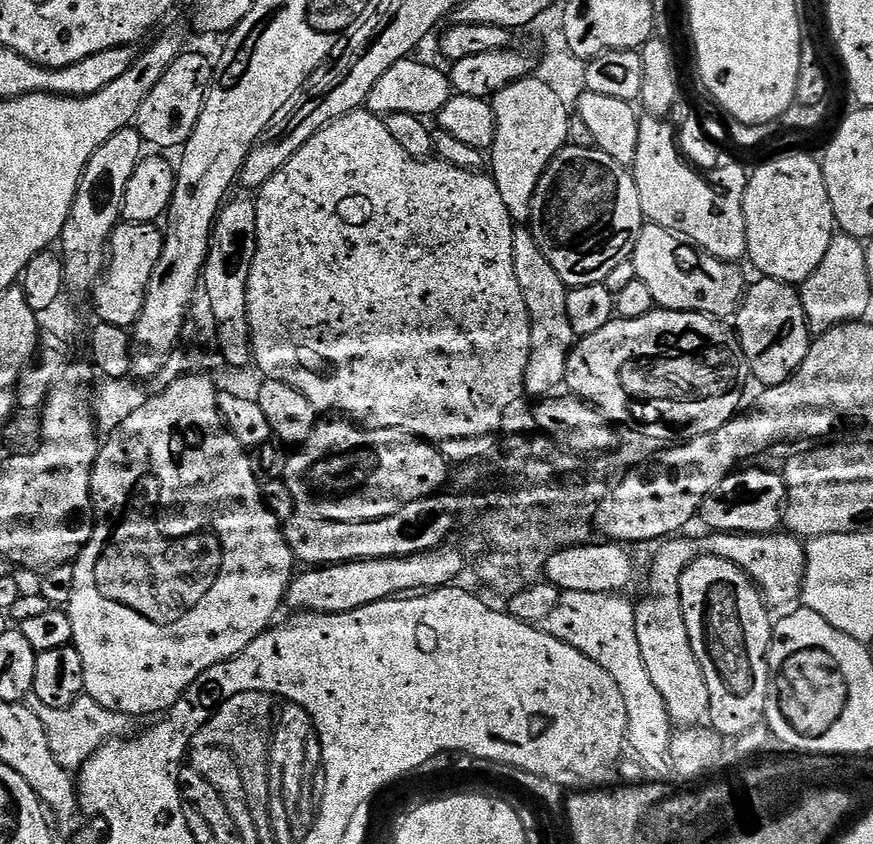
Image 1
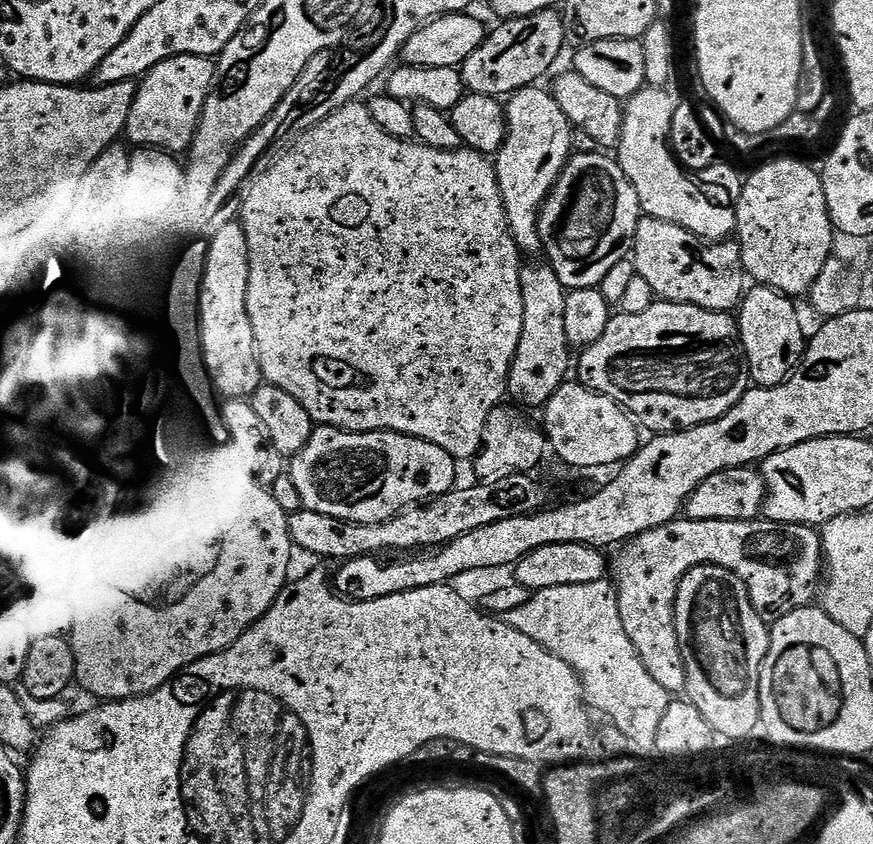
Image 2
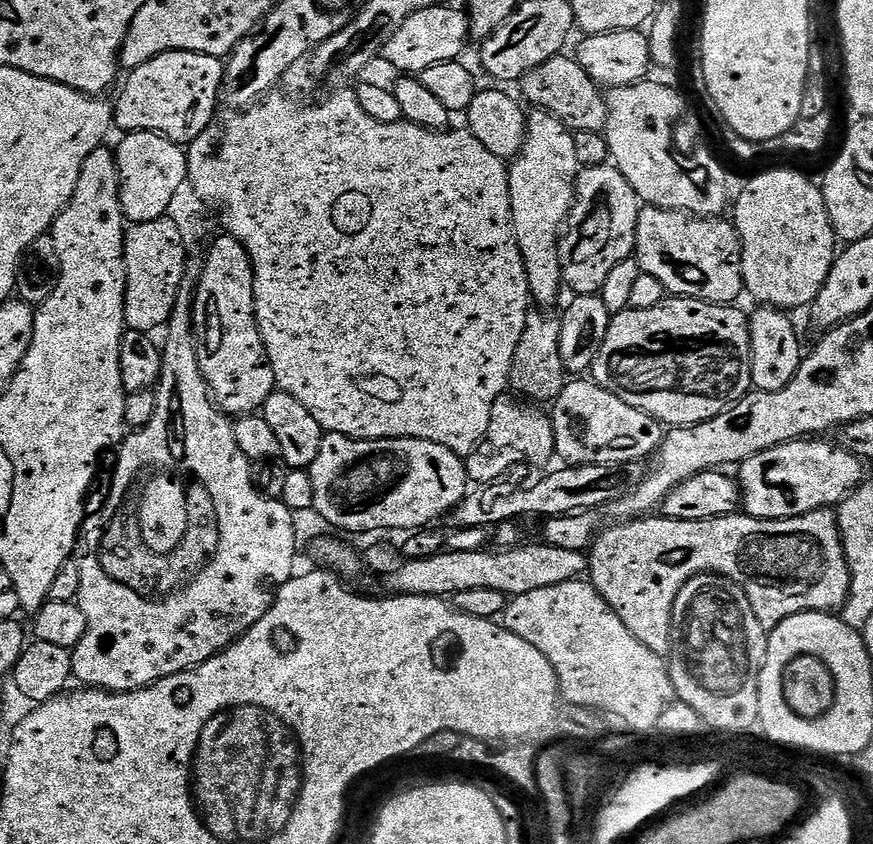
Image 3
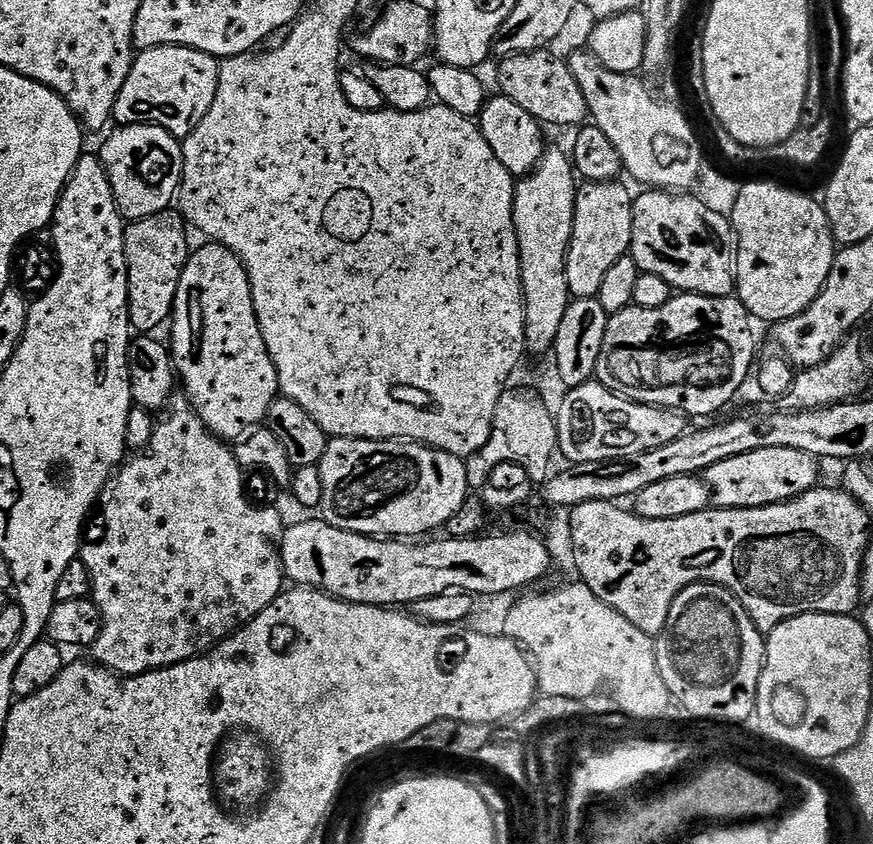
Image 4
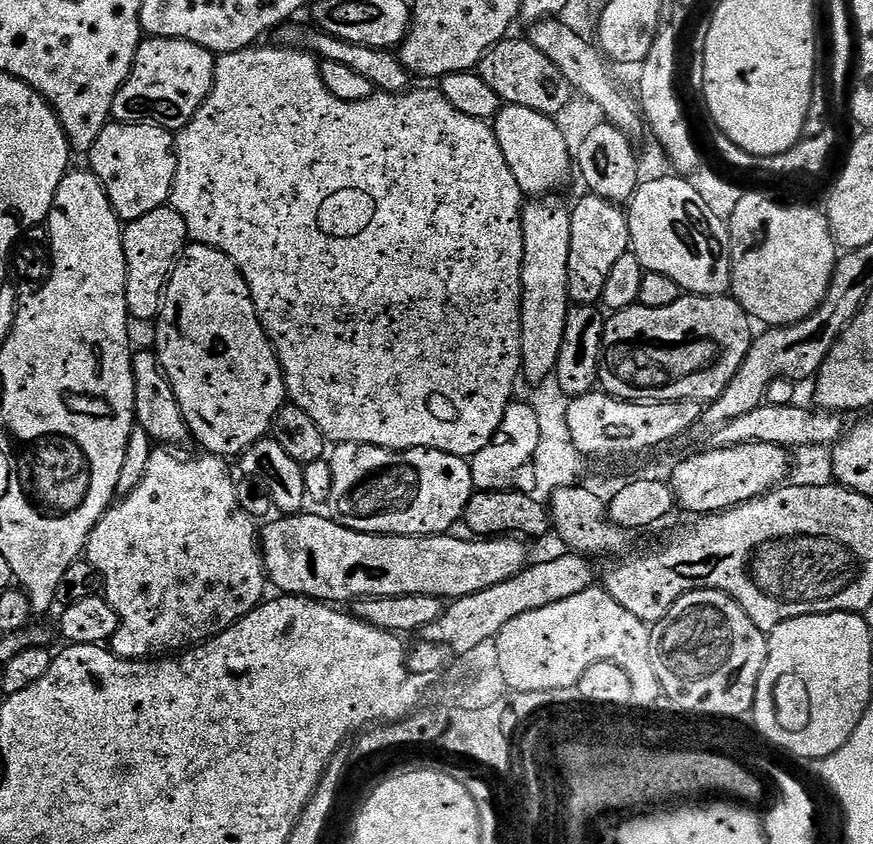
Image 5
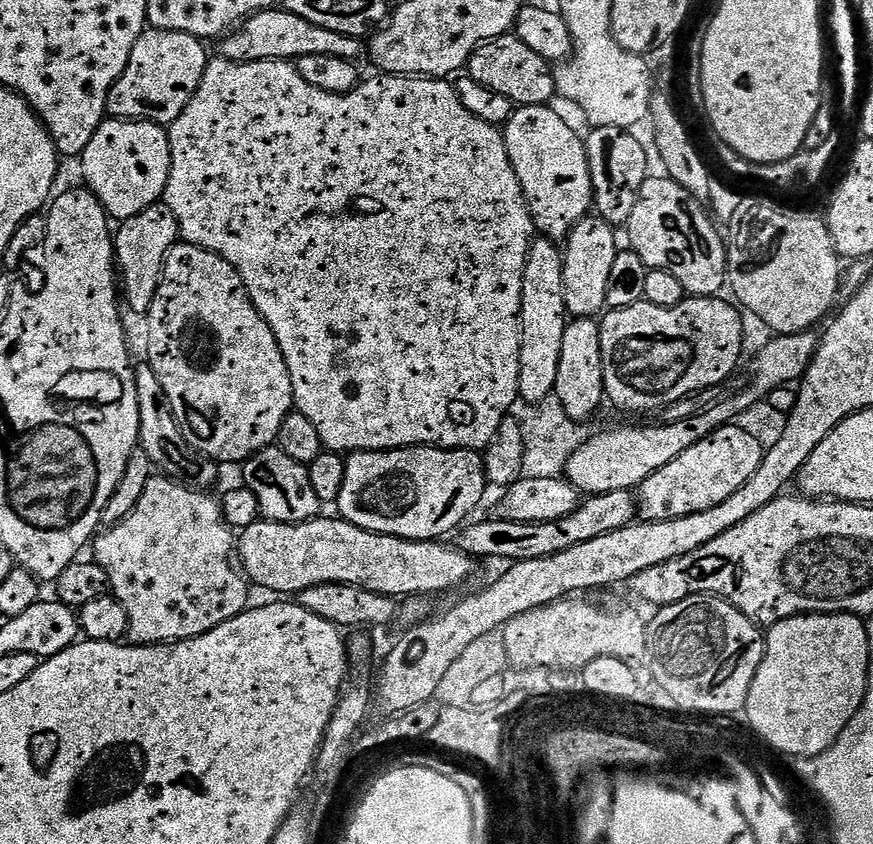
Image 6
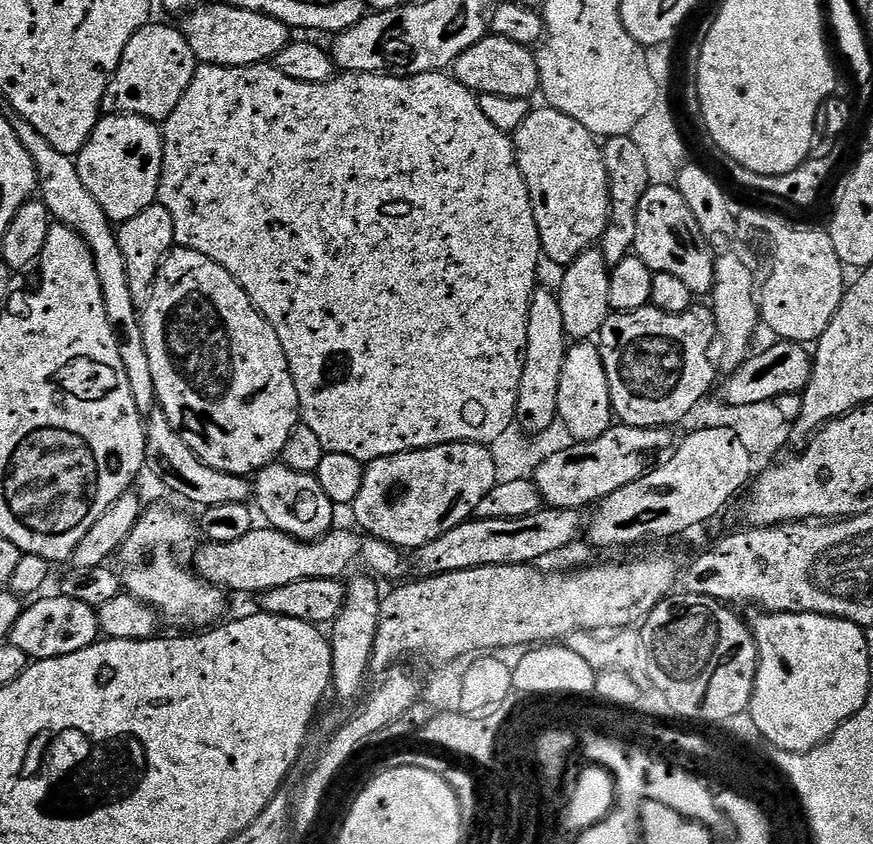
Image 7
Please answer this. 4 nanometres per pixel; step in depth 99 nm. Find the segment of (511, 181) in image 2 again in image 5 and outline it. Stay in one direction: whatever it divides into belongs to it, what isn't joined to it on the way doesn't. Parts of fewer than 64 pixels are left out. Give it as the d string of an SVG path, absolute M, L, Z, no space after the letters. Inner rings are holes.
M559 197L536 198L524 205L522 230L522 278L520 279L520 370L523 379L539 382L553 375L562 350L566 318L570 311L568 298L568 267L570 266L570 222L572 208L564 205Z

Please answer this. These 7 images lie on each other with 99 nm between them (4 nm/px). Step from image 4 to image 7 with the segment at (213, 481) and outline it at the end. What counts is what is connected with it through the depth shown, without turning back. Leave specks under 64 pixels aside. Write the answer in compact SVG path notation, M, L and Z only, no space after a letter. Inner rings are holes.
M148 506L118 553L127 595L149 604L165 625L176 628L172 630L208 630L225 619L224 607L229 599L225 589L196 575L189 567L190 554L198 547L196 536L198 540L197 521L186 513Z

